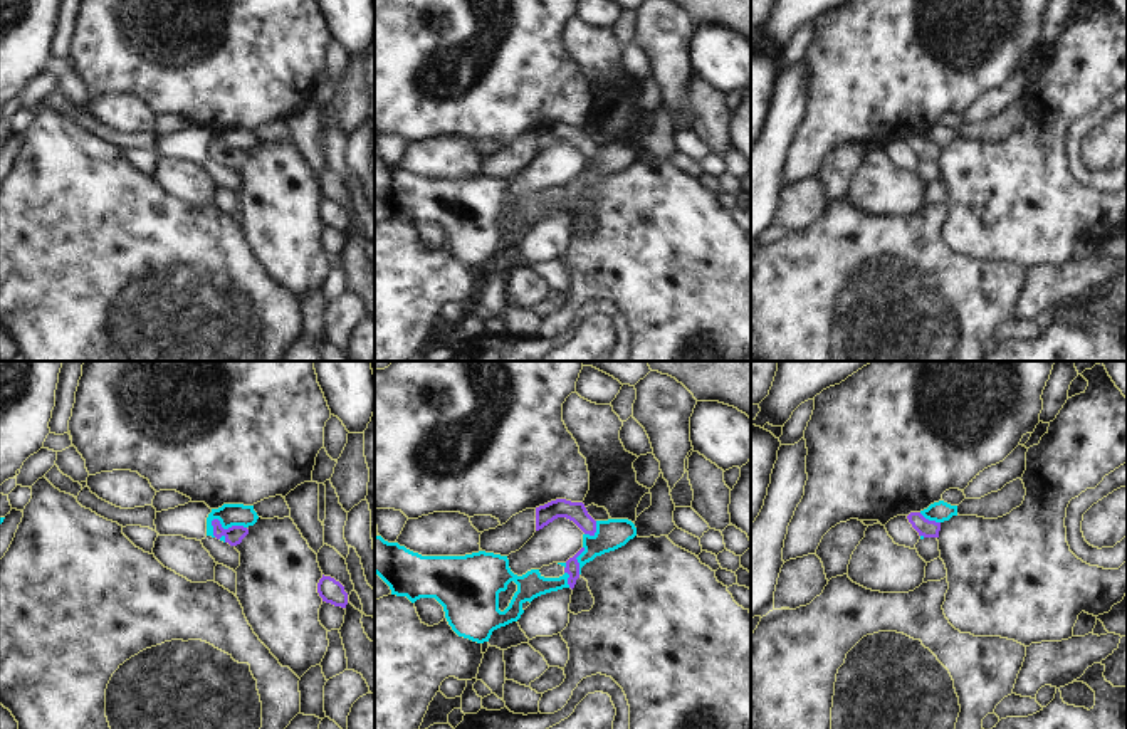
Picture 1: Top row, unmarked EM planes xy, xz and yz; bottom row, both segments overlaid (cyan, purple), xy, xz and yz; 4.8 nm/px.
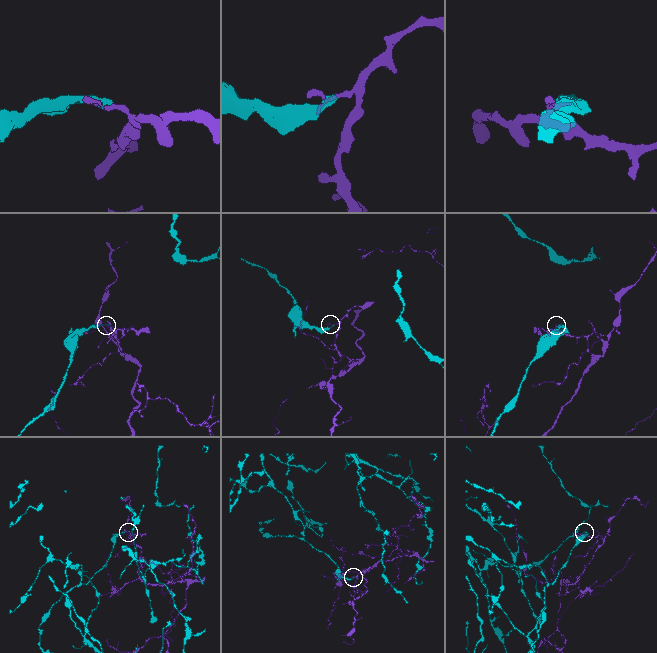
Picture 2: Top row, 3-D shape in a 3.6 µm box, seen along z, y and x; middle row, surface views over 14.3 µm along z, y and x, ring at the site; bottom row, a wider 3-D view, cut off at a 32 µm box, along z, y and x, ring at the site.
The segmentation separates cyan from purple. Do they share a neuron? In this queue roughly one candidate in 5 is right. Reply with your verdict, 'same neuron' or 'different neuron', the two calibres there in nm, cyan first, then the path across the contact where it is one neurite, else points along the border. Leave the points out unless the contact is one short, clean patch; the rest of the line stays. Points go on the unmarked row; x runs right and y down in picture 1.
different neuron | 110/90 nm

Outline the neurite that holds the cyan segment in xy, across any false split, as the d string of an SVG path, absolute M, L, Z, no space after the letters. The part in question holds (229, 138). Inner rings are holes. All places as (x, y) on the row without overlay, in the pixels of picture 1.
M223 128L218 133L212 133L212 136L207 141L207 160L213 160L213 149L212 144L218 143L223 153L228 153L232 149L254 149L259 143L257 136L254 134L254 129L244 129L244 128Z

